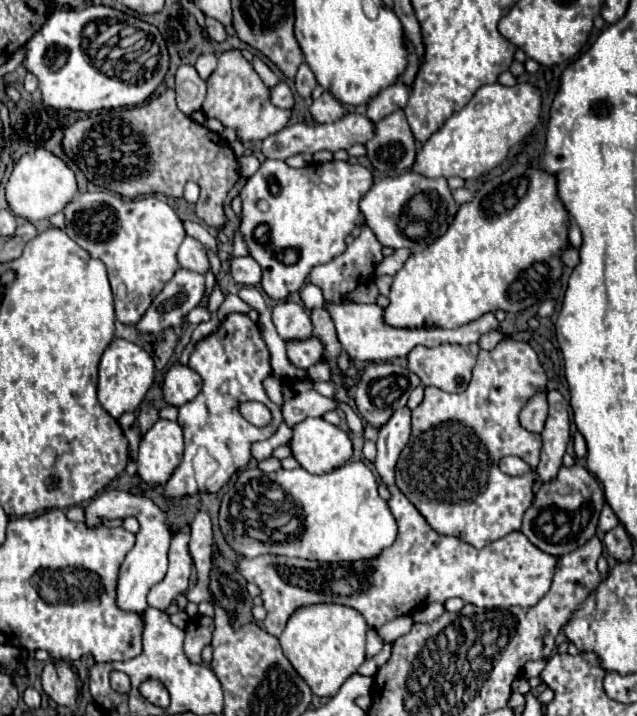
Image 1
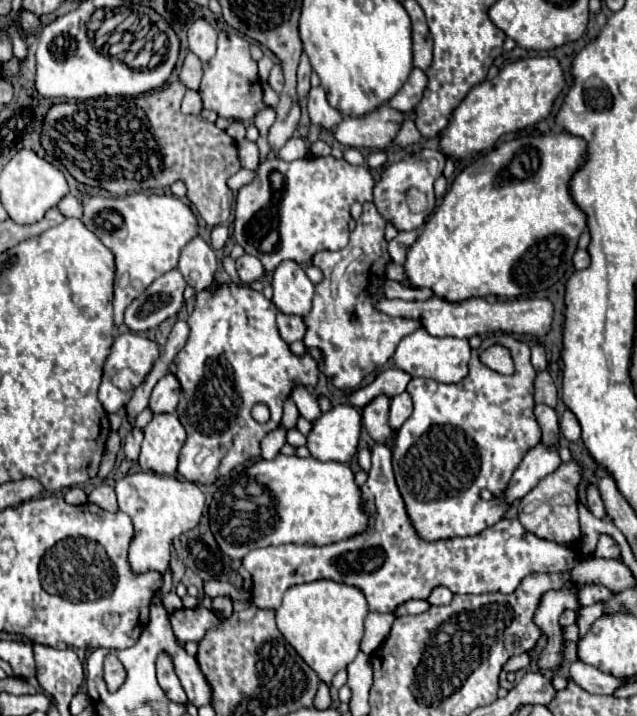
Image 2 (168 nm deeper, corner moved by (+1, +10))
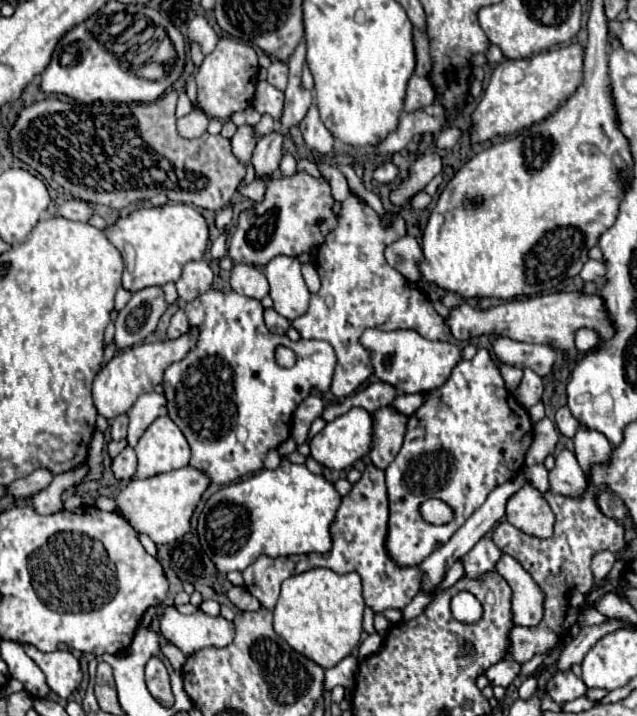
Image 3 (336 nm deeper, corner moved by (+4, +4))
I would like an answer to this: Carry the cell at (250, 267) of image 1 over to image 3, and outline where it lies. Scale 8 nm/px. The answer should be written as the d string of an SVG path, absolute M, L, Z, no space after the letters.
M235 264L231 268L231 288L249 298L261 300L269 294L269 284L263 272L249 264Z

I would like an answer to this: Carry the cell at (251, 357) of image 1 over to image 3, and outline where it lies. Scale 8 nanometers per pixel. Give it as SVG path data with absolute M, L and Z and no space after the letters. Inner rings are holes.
M209 288L209 292L203 292L201 296L197 296L193 302L187 302L185 306L185 314L187 314L187 320L189 320L189 326L191 328L197 328L199 334L197 334L197 342L195 342L195 348L189 350L189 354L171 364L167 370L165 370L165 378L163 378L163 388L165 388L165 398L167 398L167 408L169 408L169 418L179 426L179 430L183 432L183 436L187 438L189 446L191 446L191 460L189 460L189 466L191 468L197 468L201 470L211 482L215 484L231 484L247 474L253 474L253 472L259 472L263 468L263 458L265 454L271 450L271 448L277 448L281 442L285 442L289 436L291 436L291 420L293 420L293 412L297 408L297 404L303 402L303 398L307 398L313 388L317 388L319 392L327 392L329 386L331 386L331 376L333 376L333 370L335 370L335 364L337 364L337 358L335 358L335 352L331 348L331 344L323 342L323 340L299 340L299 342L291 342L287 336L277 336L273 332L269 332L265 328L265 322L263 322L263 304L259 300L253 300L249 296L241 296L237 292L221 292L221 290L215 290L215 288ZM277 346L287 346L291 348L295 354L297 354L297 362L295 366L291 368L283 368L277 364L275 360L275 352L277 352Z

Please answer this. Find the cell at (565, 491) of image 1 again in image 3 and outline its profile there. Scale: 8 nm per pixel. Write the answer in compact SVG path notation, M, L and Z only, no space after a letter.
M525 486L515 496L511 496L507 502L505 516L509 524L529 536L541 540L553 536L553 510L549 508L549 502L545 500L543 492L539 492L535 486Z

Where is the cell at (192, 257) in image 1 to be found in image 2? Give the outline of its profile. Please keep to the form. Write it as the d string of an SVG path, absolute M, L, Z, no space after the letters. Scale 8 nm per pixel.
M196 236L192 242L188 242L180 254L178 270L182 272L188 286L194 290L204 290L212 284L214 274L218 268L218 258L208 242L204 242L200 236Z

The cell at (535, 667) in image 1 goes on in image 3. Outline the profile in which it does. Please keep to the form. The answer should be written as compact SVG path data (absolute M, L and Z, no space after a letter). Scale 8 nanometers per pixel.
M507 656L505 660L493 664L493 666L485 672L485 676L489 678L491 686L505 686L505 688L507 688L507 686L519 676L519 672L521 672L521 664L517 664L513 658Z

